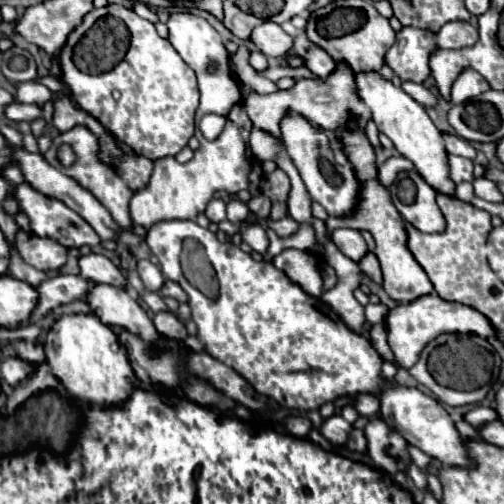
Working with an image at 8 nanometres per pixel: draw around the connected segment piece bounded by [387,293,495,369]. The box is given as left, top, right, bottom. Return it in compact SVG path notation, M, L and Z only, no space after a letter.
M437 293L419 297L413 303L405 303L405 305L397 305L395 309L391 309L389 313L389 327L387 327L387 337L389 337L389 347L397 359L397 363L405 369L413 367L419 359L419 353L423 351L423 347L433 341L435 337L443 335L443 333L475 333L479 337L493 337L495 331L491 327L491 323L487 321L487 317L483 317L479 311L475 311L473 307L461 305L461 303L451 303L451 301L443 301Z

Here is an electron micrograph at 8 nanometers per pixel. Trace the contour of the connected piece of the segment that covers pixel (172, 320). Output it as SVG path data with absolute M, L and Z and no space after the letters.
M163 311L163 313L157 313L153 317L153 323L157 327L157 331L163 335L163 337L169 337L169 339L175 339L175 341L185 341L187 337L187 329L185 325L177 319L175 313L171 311Z

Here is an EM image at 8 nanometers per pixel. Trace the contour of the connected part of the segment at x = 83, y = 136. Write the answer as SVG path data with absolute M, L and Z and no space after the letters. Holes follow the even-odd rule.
M77 125L77 127L73 127L71 131L61 133L59 137L55 137L51 149L45 153L45 159L47 159L55 169L59 169L61 173L73 177L81 187L87 187L87 189L107 207L107 211L113 215L113 219L115 219L123 229L133 227L133 221L131 221L131 217L129 217L129 201L131 201L131 197L133 197L133 191L131 191L131 189L125 185L125 181L117 175L117 171L115 171L113 165L107 165L107 163L103 163L103 161L99 159L99 141L97 141L97 137L95 137L89 129L85 129L83 125ZM63 143L69 143L71 149L73 149L73 153L75 153L75 157L77 157L71 167L63 167L63 165L59 163L59 159L57 159L57 149L59 149Z

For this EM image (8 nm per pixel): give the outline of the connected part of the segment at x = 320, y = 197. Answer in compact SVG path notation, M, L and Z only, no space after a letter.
M293 111L285 113L279 127L281 127L281 139L285 143L285 149L291 157L291 161L295 163L311 199L321 203L327 209L327 213L333 217L341 217L341 215L351 213L357 205L357 193L359 193L361 185L355 181L355 172L351 164L342 166L335 163L327 133L317 131L305 117L301 117Z

